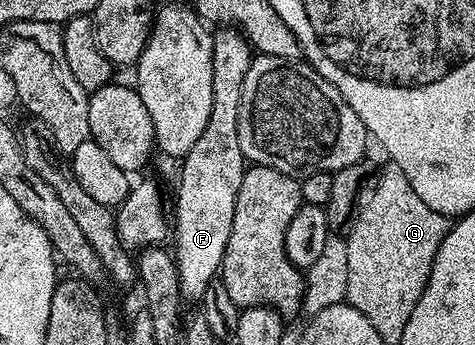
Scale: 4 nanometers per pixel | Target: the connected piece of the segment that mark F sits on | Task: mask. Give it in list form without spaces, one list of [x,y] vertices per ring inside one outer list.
[[[219,30],[213,36],[213,110],[209,112],[209,122],[197,140],[182,157],[183,169],[179,172],[179,194],[173,208],[173,255],[179,271],[181,295],[184,301],[202,301],[205,286],[216,279],[223,267],[225,246],[229,246],[229,230],[233,230],[233,210],[237,206],[237,190],[241,190],[241,178],[245,171],[245,161],[239,141],[239,115],[241,114],[241,90],[245,86],[245,74],[253,59],[250,41],[238,30]]]

